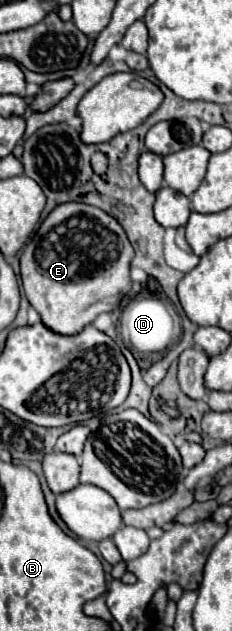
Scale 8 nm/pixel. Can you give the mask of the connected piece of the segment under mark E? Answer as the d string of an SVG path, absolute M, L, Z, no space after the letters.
M83 202L59 204L23 248L23 292L47 328L71 336L81 332L101 312L113 312L119 306L109 304L109 300L125 296L131 290L131 258L133 246L113 216Z

